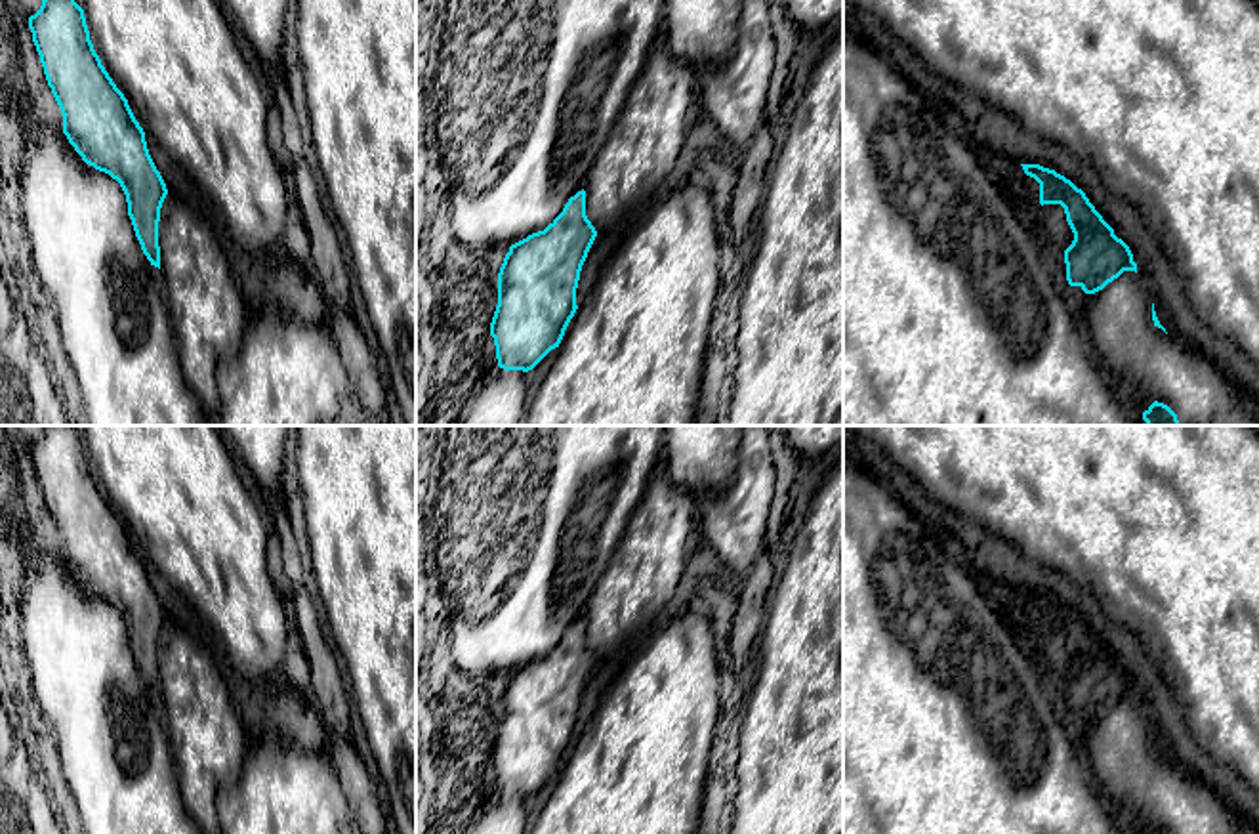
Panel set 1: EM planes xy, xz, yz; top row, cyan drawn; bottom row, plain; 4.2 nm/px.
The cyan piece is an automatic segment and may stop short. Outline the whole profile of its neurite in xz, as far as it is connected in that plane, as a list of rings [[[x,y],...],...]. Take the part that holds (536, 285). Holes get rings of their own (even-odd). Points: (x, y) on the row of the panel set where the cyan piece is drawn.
[[[582,189],[544,231],[509,246],[490,323],[500,368],[528,372],[559,347],[578,309],[580,271],[595,237]]]

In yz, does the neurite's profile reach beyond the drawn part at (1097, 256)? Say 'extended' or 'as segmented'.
as segmented

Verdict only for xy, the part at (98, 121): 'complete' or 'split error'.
complete

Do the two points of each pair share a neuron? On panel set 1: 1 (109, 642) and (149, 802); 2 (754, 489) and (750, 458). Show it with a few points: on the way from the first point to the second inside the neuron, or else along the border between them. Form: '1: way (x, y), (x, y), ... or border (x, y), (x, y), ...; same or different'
1: way (100, 684), (100, 710), (115, 770); same
2: way (754, 481), (754, 466); same

